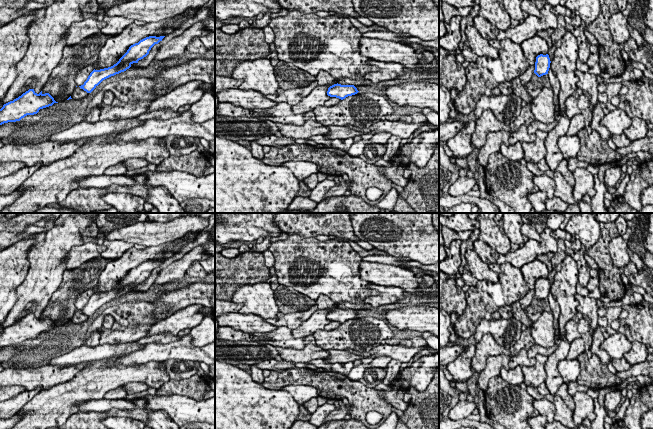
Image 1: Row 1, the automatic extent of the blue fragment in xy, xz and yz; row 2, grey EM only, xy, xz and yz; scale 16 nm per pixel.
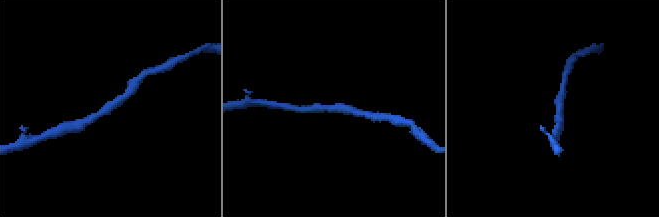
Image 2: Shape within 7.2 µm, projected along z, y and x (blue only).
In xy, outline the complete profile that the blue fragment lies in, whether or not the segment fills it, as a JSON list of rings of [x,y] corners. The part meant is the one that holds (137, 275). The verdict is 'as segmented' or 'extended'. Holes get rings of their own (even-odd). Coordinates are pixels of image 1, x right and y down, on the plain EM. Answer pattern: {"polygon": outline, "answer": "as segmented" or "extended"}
{"polygon": [[[149,260],[129,271],[119,285],[111,291],[93,294],[83,309],[79,310],[87,317],[91,317],[103,304],[126,295],[133,287],[138,287],[149,278],[151,272],[158,268],[165,260]]], "answer": "as segmented"}

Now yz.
{"polygon": [[[540,278],[536,281],[536,286],[535,286],[535,294],[534,297],[538,300],[541,301],[543,299],[548,298],[549,292],[550,292],[550,282],[549,279],[543,279]]], "answer": "as segmented"}

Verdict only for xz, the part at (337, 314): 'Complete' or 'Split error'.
Complete

